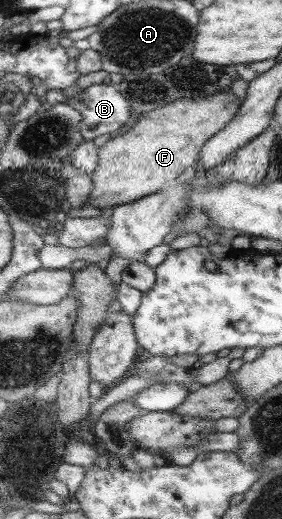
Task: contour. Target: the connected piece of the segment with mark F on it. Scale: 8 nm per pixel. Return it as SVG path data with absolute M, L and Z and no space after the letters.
M219 89L201 100L175 100L157 110L142 113L131 129L118 134L100 147L99 167L91 175L93 193L87 204L99 210L105 207L114 208L154 194L163 186L178 180L194 167L202 146L235 116L240 103L240 97Z

